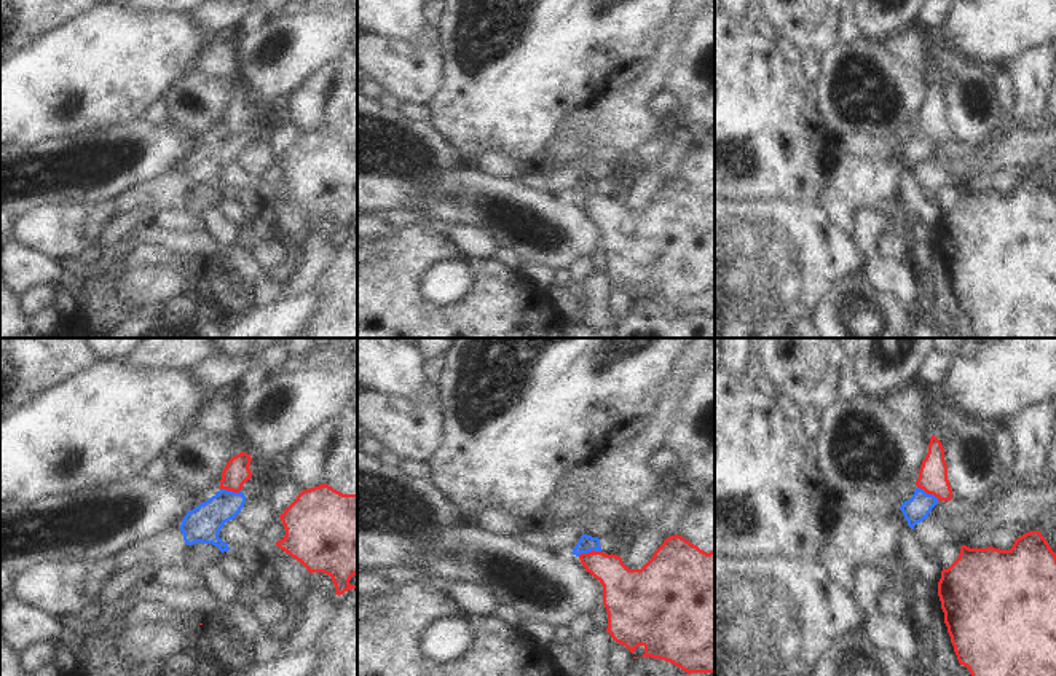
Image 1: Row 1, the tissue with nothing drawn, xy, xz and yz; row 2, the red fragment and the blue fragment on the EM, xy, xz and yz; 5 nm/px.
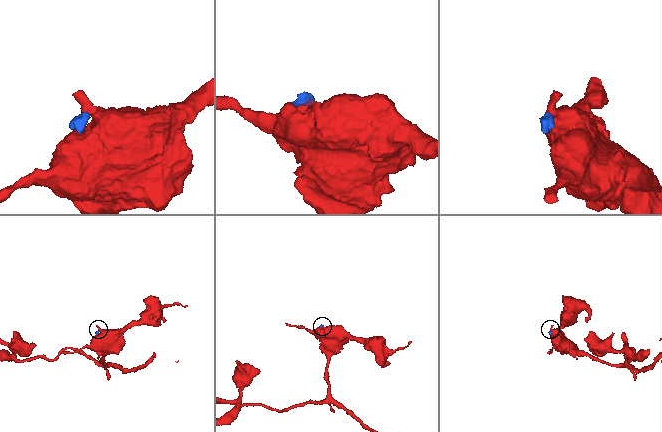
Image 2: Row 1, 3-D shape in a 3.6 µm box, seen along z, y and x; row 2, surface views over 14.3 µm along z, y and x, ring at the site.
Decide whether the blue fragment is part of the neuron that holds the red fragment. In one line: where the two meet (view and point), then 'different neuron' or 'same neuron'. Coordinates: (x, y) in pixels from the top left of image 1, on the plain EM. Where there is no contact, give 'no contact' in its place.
contact xz (589, 195); different neuron

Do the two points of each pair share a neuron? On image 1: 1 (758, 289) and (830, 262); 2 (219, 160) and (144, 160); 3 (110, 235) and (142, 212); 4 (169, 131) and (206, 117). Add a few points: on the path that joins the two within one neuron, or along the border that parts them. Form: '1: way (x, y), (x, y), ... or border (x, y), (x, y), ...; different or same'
1: way (776, 271), (785, 262), (812, 262); same
2: border (187, 155), (182, 160); different
3: way (118, 227), (134, 219); same
4: border (169, 117), (190, 134); different

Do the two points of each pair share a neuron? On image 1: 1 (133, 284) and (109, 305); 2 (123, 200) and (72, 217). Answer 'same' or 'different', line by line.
1: different
2: different

